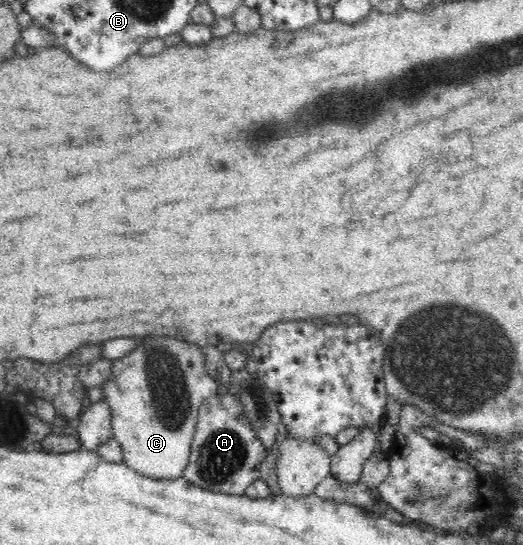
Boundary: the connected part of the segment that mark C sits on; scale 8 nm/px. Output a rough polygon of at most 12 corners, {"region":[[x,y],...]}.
{"region":[[146,339],[103,384],[123,462],[179,479],[219,384],[200,346]]}

